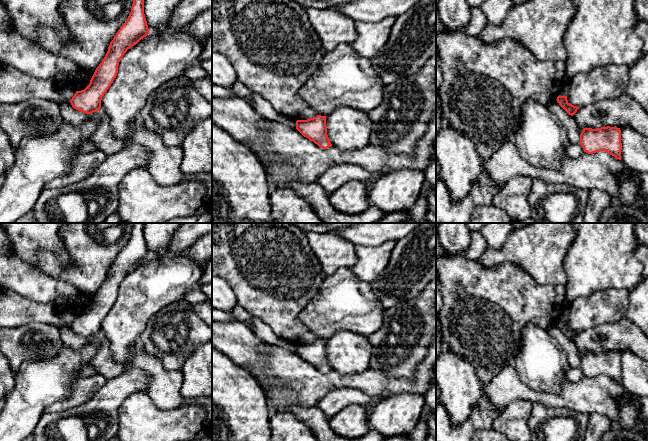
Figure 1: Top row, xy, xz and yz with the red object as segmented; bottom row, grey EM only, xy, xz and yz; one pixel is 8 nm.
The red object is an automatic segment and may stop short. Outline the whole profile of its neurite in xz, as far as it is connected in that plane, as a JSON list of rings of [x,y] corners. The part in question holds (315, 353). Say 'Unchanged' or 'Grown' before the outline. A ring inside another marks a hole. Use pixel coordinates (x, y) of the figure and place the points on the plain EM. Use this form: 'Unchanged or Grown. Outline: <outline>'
Unchanged. Outline: [[[317,339],[307,344],[297,344],[296,353],[323,373],[332,370],[327,359],[326,340]]]

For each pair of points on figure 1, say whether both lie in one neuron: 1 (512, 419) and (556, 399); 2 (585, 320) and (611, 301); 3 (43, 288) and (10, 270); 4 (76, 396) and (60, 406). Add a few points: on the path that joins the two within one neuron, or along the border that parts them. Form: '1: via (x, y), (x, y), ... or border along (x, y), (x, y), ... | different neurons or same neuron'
1: border along (532, 403), (527, 400), (513, 400), (508, 404) | different neurons
2: via (591, 314), (596, 309), (605, 306) | same neuron
3: via (35, 285), (18, 276) | same neuron
4: via (72, 400), (64, 404) | same neuron

